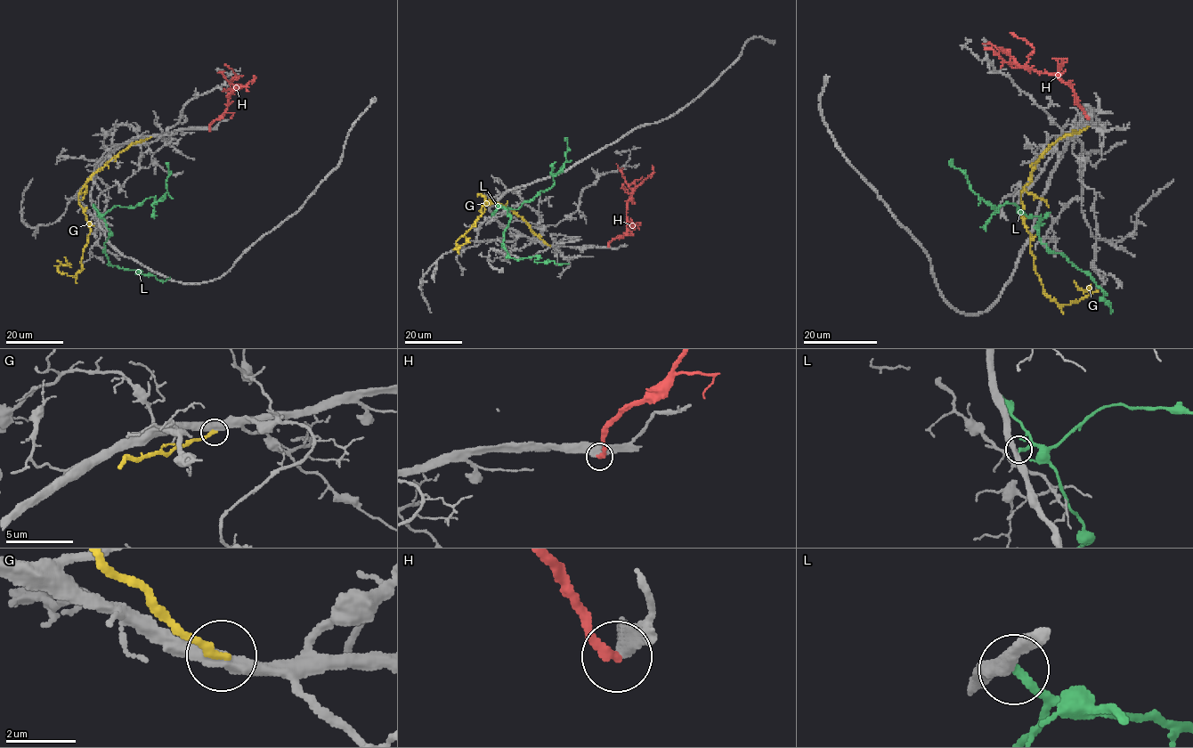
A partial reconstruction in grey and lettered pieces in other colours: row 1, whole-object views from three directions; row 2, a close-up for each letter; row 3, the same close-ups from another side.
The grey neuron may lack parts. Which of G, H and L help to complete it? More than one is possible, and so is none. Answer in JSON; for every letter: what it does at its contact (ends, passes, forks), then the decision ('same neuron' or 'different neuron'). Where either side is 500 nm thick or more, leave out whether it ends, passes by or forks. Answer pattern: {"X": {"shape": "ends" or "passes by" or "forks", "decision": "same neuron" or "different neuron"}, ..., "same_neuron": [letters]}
{"G": {"shape": "ends", "decision": "different neuron"}, "H": {"shape": "ends", "decision": "same neuron"}, "L": {"shape": "ends", "decision": "different neuron"}, "same_neuron": ["H"]}

